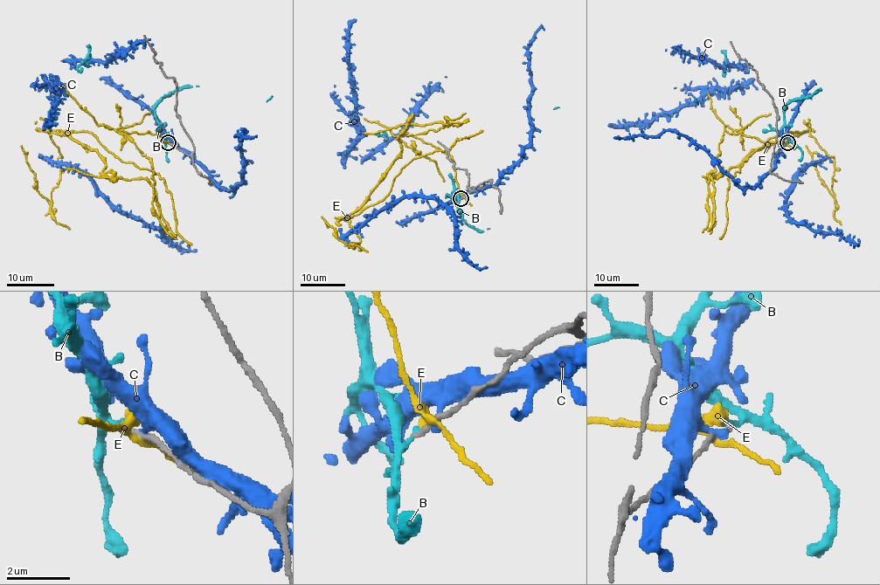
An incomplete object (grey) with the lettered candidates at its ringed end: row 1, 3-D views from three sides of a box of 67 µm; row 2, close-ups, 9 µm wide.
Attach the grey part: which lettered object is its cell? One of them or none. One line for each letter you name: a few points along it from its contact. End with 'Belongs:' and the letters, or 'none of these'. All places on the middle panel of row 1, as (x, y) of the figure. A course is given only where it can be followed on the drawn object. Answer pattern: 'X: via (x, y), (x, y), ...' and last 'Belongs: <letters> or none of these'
Belongs: none of these

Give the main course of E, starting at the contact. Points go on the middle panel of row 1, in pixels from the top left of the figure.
E: (463, 197), (453, 159), (412, 134), (446, 119), (408, 124), (352, 214), (406, 165), (482, 130)

